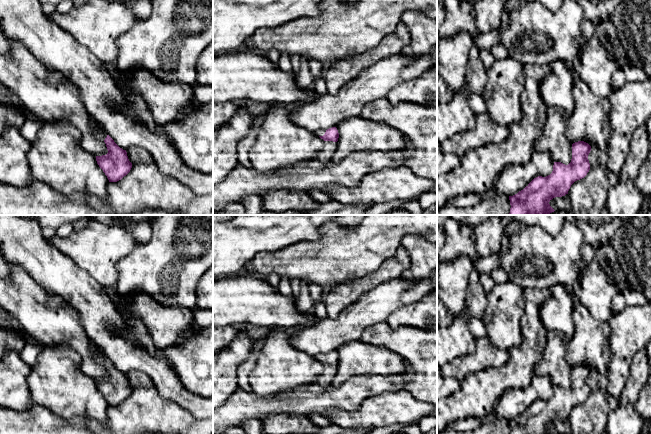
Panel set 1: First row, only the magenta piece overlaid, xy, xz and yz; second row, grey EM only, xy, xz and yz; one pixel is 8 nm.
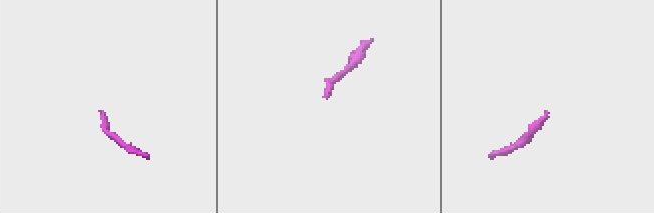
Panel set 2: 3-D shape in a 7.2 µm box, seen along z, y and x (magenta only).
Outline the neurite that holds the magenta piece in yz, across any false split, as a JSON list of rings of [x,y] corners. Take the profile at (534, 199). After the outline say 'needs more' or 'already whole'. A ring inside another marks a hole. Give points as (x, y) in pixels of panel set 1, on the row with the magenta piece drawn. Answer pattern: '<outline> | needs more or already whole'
[[[584,141],[573,143],[572,159],[568,165],[554,162],[550,175],[534,178],[523,190],[509,196],[509,215],[549,215],[554,212],[549,202],[568,194],[571,185],[589,172],[590,151],[591,146]]] | already whole

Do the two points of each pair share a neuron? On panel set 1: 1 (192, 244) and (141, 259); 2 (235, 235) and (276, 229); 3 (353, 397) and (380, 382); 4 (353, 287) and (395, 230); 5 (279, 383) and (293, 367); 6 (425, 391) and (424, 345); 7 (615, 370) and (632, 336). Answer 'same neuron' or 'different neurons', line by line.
1: same neuron
2: same neuron
3: same neuron
4: different neurons
5: same neuron
6: same neuron
7: same neuron

